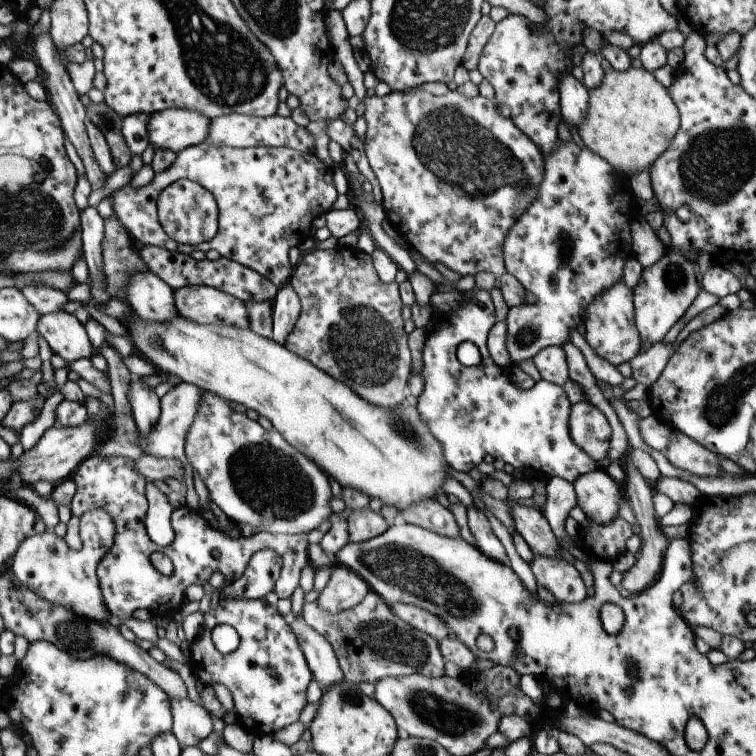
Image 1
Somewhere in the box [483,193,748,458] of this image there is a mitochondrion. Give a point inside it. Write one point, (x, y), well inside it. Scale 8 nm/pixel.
(674, 278)

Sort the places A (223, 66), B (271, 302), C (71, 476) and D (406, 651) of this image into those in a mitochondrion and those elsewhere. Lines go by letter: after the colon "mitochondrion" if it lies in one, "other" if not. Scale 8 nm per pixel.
A: mitochondrion
B: other
C: other
D: mitochondrion

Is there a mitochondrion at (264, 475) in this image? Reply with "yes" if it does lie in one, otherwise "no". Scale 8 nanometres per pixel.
yes

